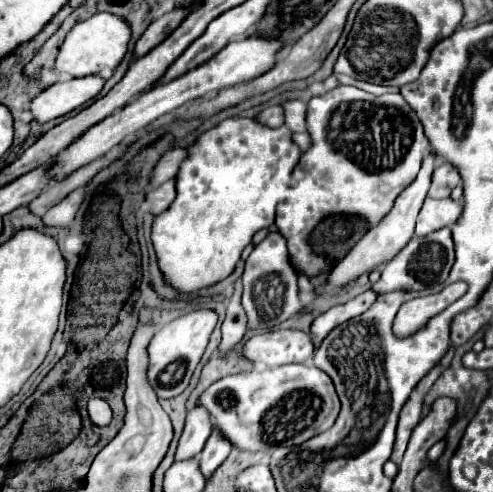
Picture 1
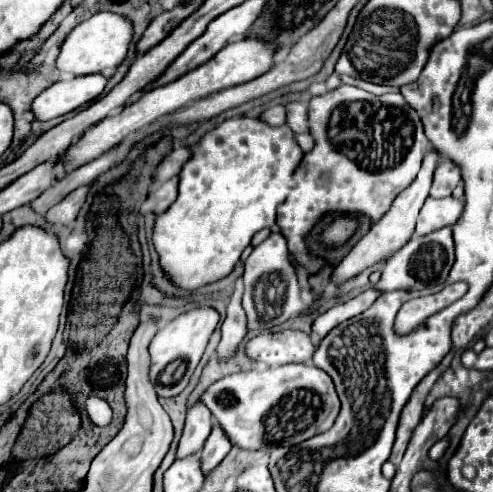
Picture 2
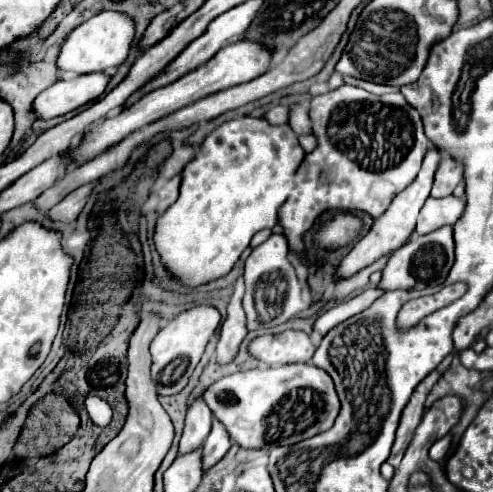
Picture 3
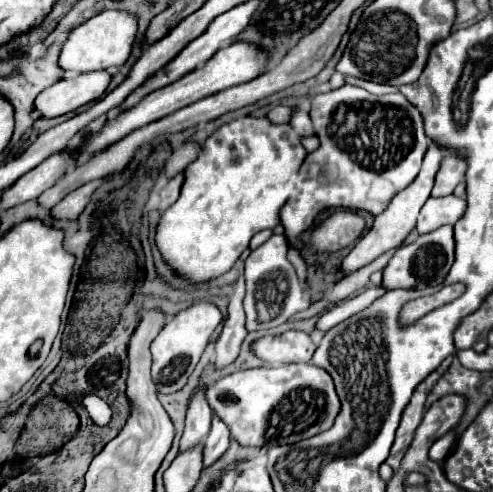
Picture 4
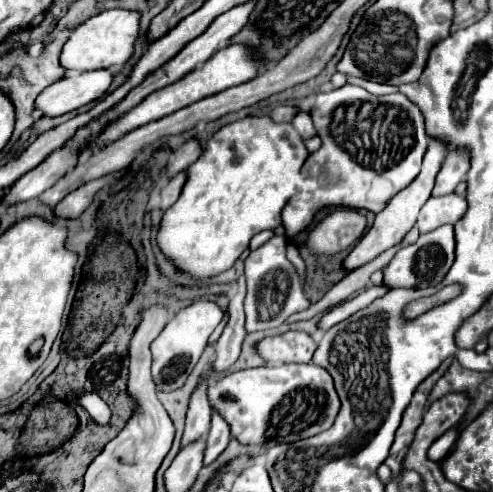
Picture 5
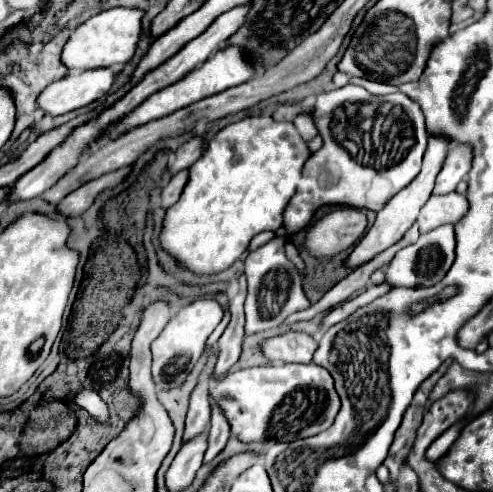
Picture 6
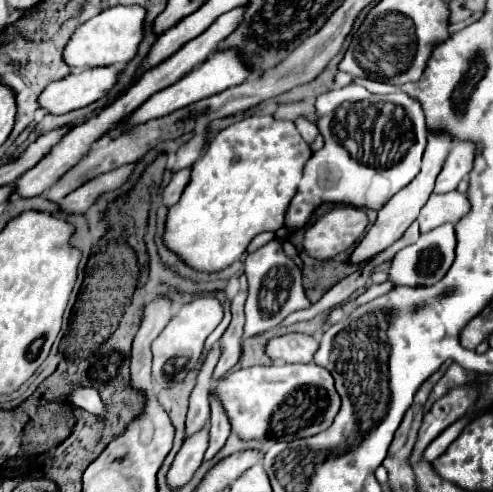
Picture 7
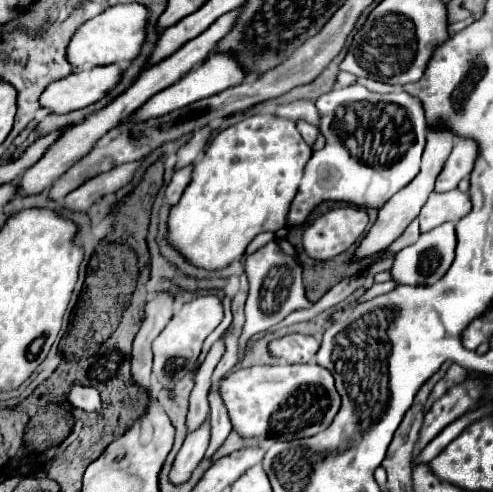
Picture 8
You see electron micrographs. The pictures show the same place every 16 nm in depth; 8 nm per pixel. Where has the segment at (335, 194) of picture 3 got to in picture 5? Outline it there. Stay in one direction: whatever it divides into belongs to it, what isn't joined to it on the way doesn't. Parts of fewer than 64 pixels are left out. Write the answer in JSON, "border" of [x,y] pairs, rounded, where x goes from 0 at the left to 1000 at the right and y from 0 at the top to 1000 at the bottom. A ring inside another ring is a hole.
{"border":[[[702,171],[686,183],[645,191],[629,236],[653,297],[617,329],[600,390],[572,431],[572,459],[592,496],[600,496],[600,480],[633,455],[633,443],[657,419],[775,431],[848,358],[872,293],[852,224],[815,187],[755,195],[730,175]]]}

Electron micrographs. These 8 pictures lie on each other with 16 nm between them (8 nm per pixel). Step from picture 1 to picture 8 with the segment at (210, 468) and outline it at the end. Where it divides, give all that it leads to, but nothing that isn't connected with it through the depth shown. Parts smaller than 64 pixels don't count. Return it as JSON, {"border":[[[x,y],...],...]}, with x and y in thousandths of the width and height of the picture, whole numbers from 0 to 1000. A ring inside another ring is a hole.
{"border":[[[434,789],[426,793],[422,813],[426,813],[426,862],[430,862],[430,874],[426,874],[426,907],[418,915],[418,931],[430,931],[434,919],[454,902],[454,894],[467,882],[471,866],[467,866],[462,841],[454,837],[454,821],[446,821],[446,809],[434,797]]]}

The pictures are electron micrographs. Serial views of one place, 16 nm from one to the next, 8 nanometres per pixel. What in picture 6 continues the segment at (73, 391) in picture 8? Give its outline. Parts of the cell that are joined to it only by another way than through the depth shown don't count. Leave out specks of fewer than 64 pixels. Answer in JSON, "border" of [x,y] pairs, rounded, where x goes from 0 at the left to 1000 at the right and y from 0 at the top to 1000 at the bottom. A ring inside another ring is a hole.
{"border":[[[166,793],[150,805],[150,817],[170,829],[178,841],[191,846],[191,854],[199,858],[219,858],[219,825],[211,821],[211,813],[199,805],[199,797],[187,793]]]}

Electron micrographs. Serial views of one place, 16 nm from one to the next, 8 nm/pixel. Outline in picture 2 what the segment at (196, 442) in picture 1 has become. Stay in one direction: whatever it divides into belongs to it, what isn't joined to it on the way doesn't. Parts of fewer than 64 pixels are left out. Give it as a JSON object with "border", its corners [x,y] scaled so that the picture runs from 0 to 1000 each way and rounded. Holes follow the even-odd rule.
{"border":[[[398,817],[377,846],[377,866],[361,902],[361,919],[357,931],[377,931],[389,923],[402,923],[418,898],[418,890],[426,886],[430,874],[430,846],[422,846],[422,833]]]}

